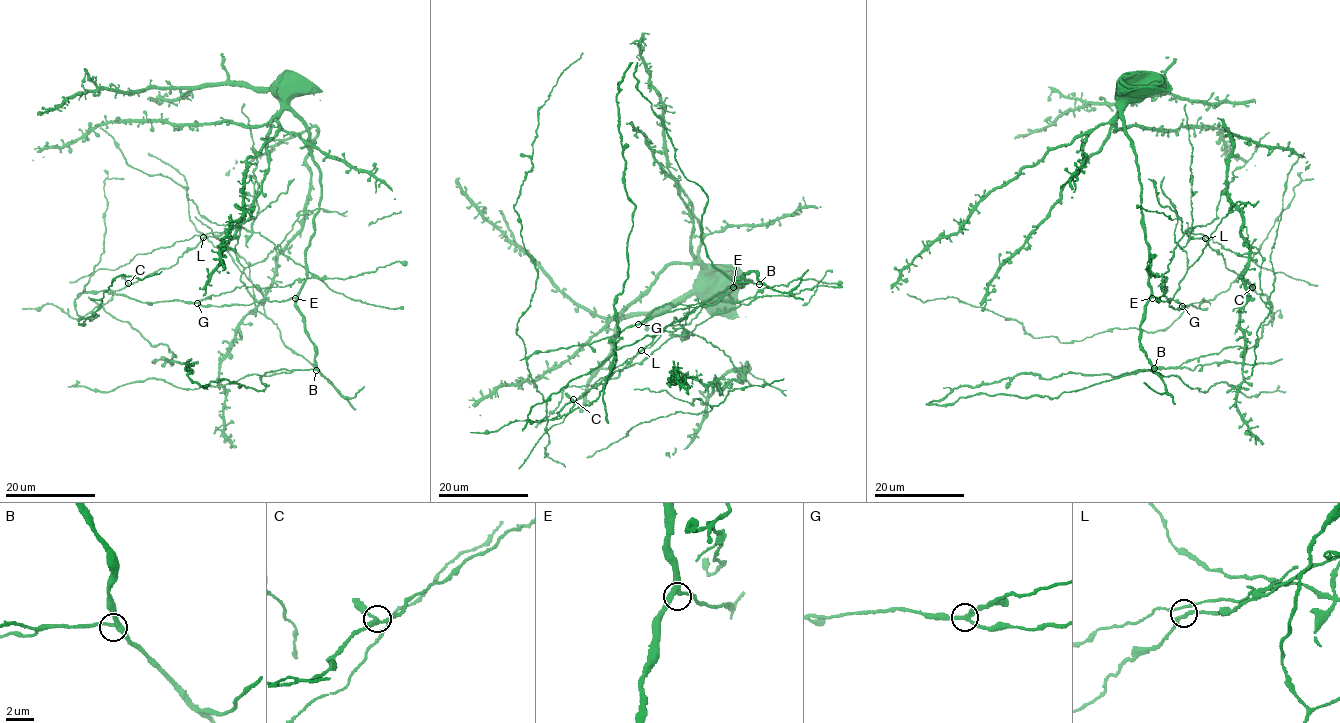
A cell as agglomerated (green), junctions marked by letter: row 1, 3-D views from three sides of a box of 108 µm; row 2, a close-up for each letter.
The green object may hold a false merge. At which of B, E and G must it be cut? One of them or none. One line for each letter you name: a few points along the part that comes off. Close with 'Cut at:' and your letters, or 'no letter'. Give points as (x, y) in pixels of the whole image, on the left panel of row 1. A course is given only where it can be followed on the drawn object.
G: course (197, 302), (314, 275), (237, 227), (114, 290), (110, 313), (170, 361), (197, 363), (186, 369), (203, 385)
Cut at: G

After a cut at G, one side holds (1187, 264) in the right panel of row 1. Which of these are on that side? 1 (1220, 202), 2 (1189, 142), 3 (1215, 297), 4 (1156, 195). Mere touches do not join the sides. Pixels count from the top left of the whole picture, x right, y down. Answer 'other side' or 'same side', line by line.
1: other side
2: other side
3: same side
4: other side

